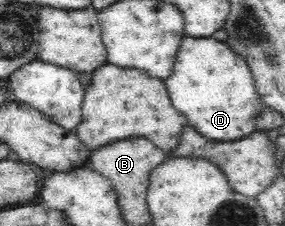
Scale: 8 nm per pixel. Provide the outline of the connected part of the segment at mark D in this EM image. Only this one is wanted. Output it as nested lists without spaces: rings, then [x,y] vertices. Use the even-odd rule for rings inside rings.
[[[185,36],[165,85],[172,105],[209,141],[232,142],[257,131],[256,118],[263,112],[264,102],[257,94],[252,73],[244,66],[244,57],[236,56],[224,41]]]

